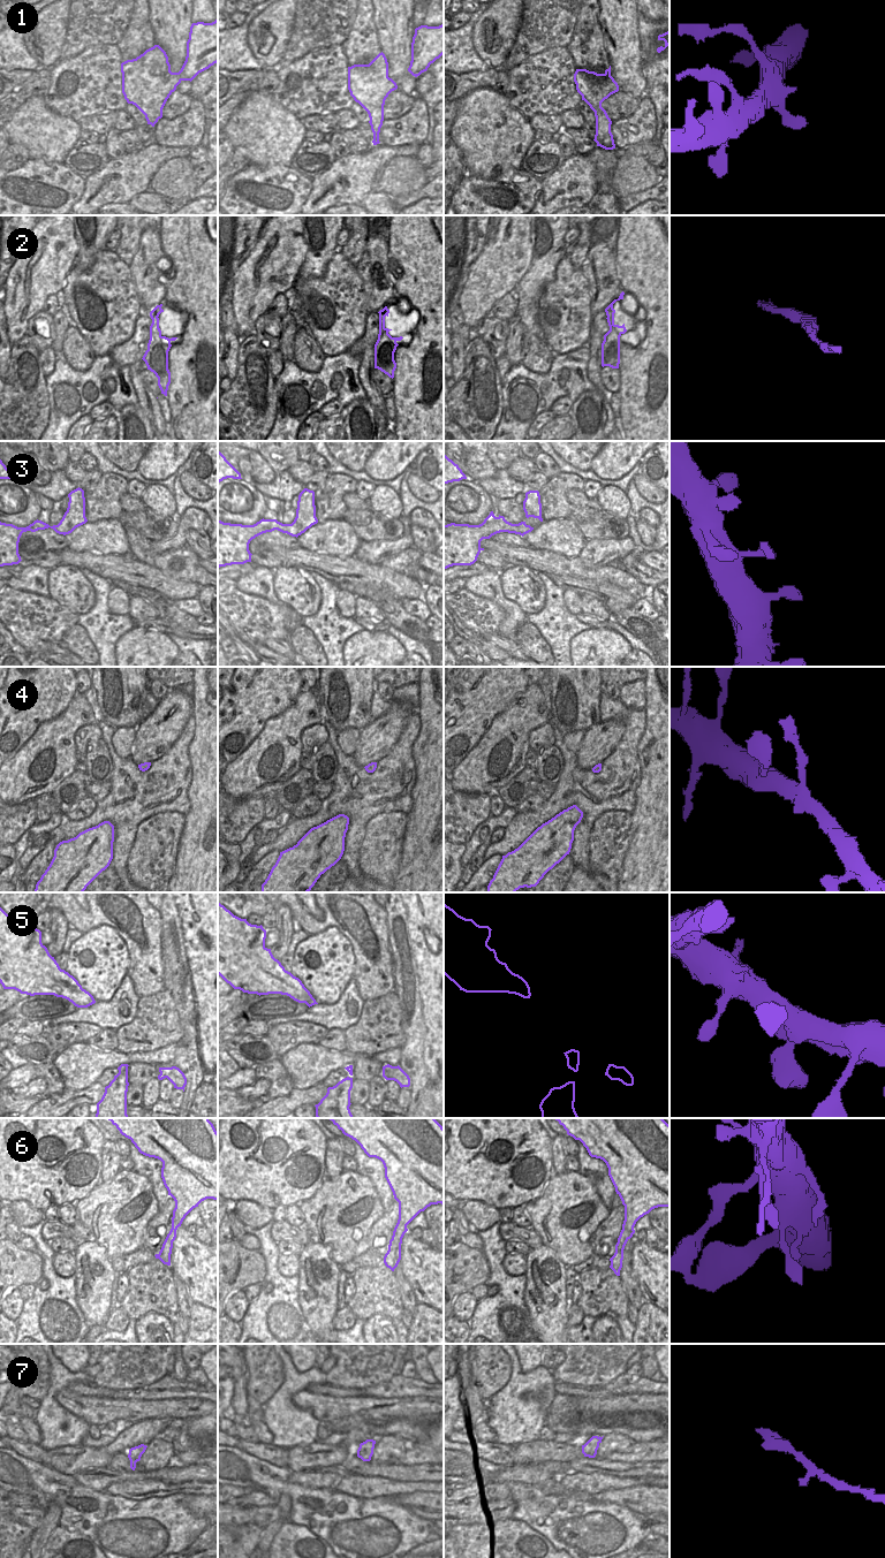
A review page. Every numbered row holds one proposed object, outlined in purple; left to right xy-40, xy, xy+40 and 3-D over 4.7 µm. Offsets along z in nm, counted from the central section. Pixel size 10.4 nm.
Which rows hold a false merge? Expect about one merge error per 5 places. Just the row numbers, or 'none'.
none.

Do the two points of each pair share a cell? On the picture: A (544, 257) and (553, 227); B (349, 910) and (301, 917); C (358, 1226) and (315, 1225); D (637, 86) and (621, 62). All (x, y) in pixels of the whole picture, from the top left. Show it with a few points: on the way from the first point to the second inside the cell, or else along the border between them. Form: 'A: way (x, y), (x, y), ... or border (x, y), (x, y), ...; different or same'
A: way (551, 250), (553, 248), (553, 234); same
B: way (338, 912), (324, 925), (312, 925); same
C: way (348, 1226), (325, 1224); same
D: way (632, 81), (626, 68); same

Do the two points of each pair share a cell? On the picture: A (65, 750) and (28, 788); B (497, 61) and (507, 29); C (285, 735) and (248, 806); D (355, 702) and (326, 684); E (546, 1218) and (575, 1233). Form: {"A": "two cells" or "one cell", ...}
{"A": "one cell", "B": "one cell", "C": "two cells", "D": "one cell", "E": "one cell"}

